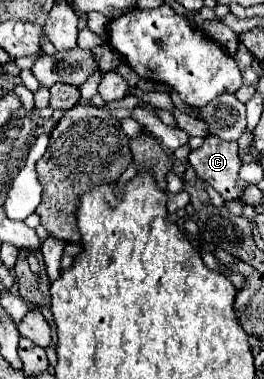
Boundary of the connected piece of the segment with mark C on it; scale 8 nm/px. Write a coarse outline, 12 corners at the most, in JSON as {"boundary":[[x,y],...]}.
{"boundary":[[208,135],[189,164],[225,200],[247,188],[237,142]]}

